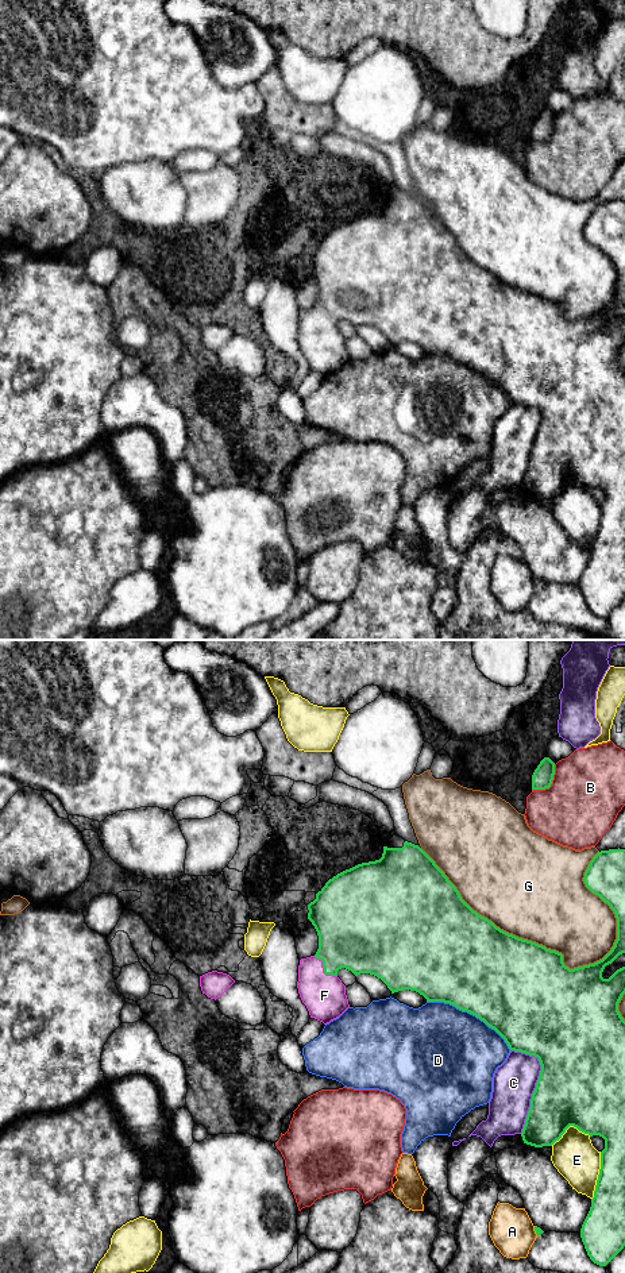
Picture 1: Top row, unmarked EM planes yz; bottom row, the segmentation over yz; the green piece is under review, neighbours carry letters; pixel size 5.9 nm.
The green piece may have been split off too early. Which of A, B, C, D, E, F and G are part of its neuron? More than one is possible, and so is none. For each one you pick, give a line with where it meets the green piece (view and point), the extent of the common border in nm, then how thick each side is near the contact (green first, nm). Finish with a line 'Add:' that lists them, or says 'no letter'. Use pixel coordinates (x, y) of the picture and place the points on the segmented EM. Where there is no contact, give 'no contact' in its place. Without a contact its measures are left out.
F: yz (324, 969) | 190 nm | 380/260 nm
Add: F

